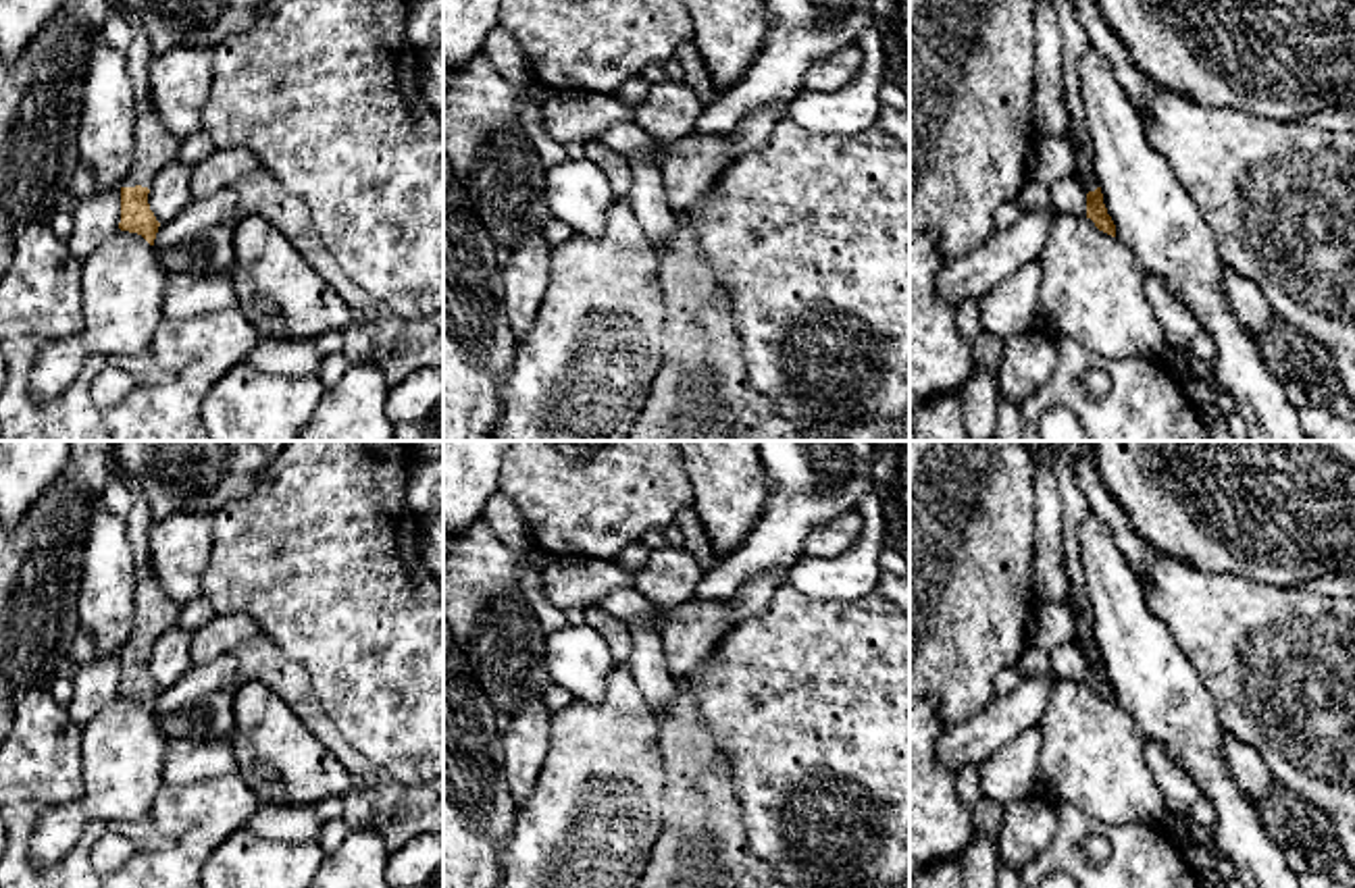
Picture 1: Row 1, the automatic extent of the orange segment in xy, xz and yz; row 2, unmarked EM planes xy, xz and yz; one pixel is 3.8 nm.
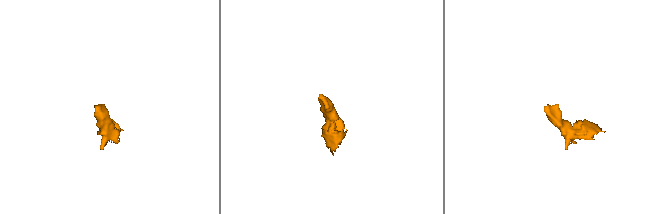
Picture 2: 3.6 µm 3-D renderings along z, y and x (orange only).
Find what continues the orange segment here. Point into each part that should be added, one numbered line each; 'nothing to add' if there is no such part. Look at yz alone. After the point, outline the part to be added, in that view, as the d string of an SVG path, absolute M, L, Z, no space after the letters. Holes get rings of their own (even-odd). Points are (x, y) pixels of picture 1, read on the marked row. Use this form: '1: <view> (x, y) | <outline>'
1: yz (1085, 171) | M1074 143L1074 150L1078 156L1078 177L1082 179L1086 189L1095 191L1099 187L1099 183L1097 183L1097 177L1093 173L1091 160L1080 154L1076 143Z

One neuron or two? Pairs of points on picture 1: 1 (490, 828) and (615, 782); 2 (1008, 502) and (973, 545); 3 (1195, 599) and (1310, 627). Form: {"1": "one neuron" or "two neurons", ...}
{"1": "two neurons", "2": "one neuron", "3": "one neuron"}

